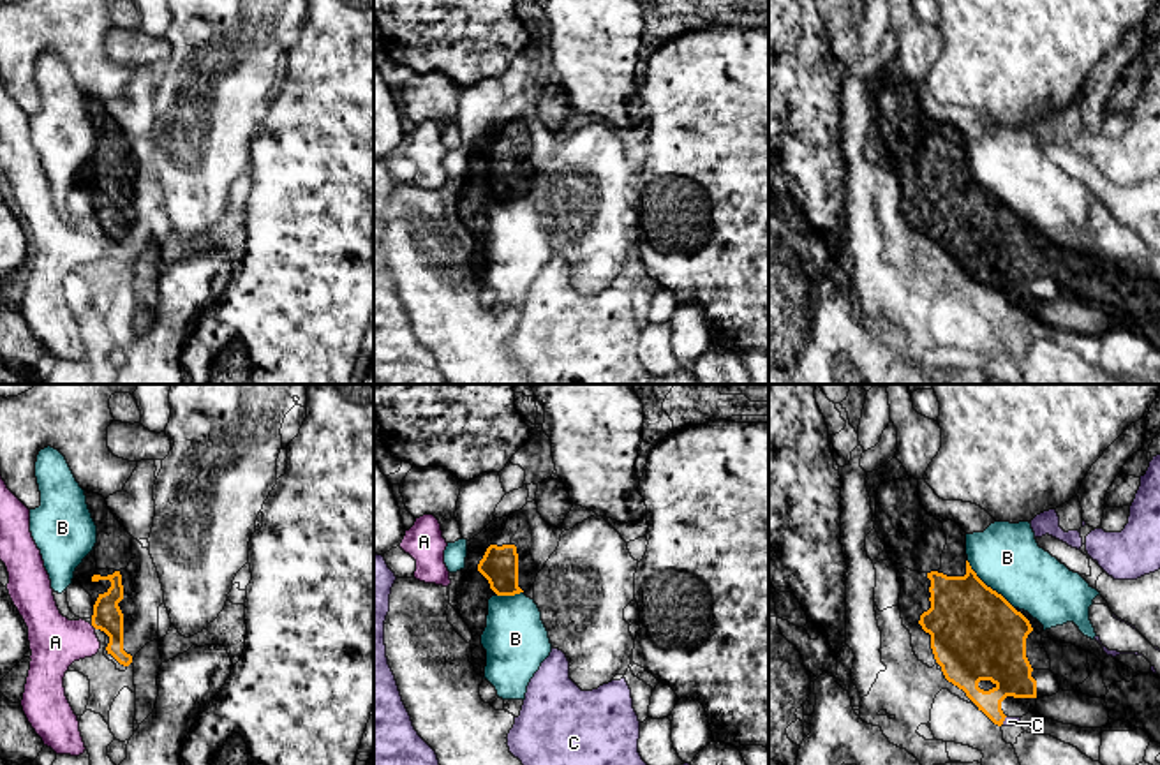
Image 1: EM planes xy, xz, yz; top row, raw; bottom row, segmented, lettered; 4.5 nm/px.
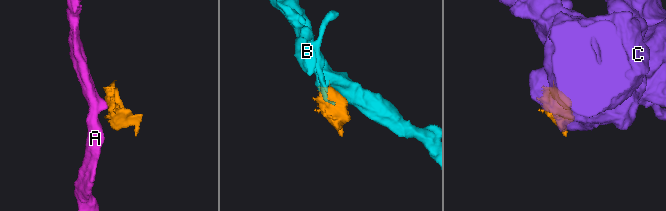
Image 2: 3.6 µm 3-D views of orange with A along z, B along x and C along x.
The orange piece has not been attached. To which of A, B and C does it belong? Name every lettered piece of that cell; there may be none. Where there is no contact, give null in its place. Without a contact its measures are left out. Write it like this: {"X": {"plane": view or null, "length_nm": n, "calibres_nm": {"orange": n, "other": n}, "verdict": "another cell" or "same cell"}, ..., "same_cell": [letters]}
{"A": {"plane": "xy", "length_nm": 40, "calibres_nm": {"orange": 140, "other": 240}, "verdict": "another cell"}, "B": {"plane": "yz", "length_nm": 320, "calibres_nm": {"orange": 420, "other": 300}, "verdict": "another cell"}, "C": {"plane": "yz", "length_nm": 50, "calibres_nm": {"orange": 200, "other": 50}, "verdict": "another cell"}, "same_cell": []}

